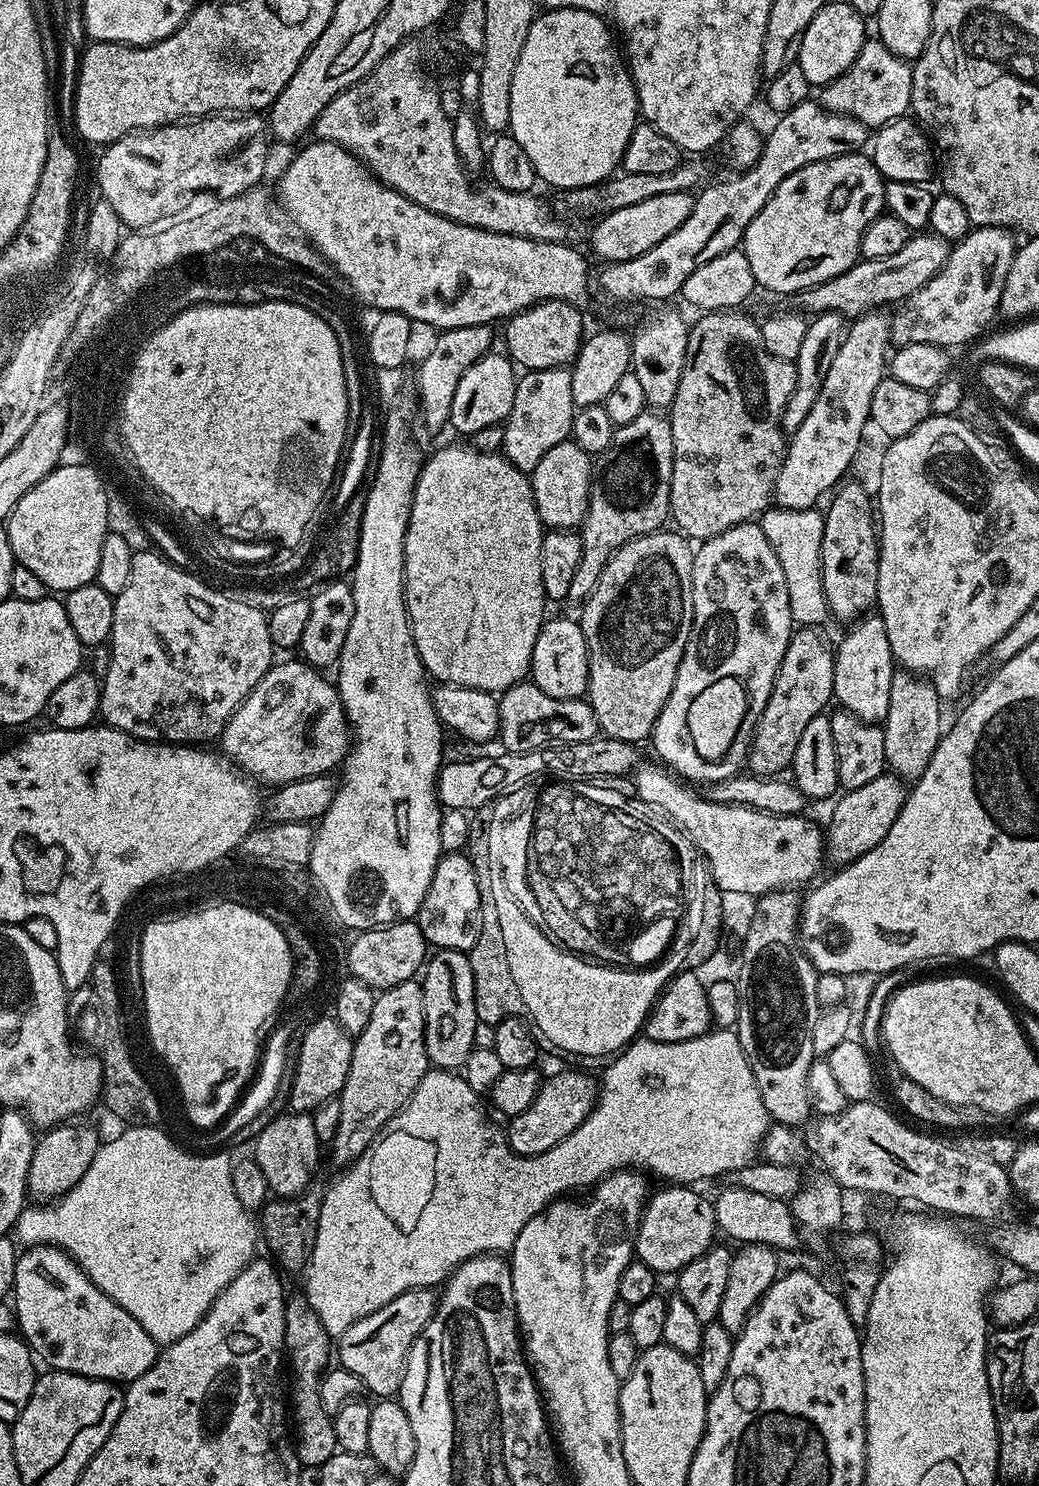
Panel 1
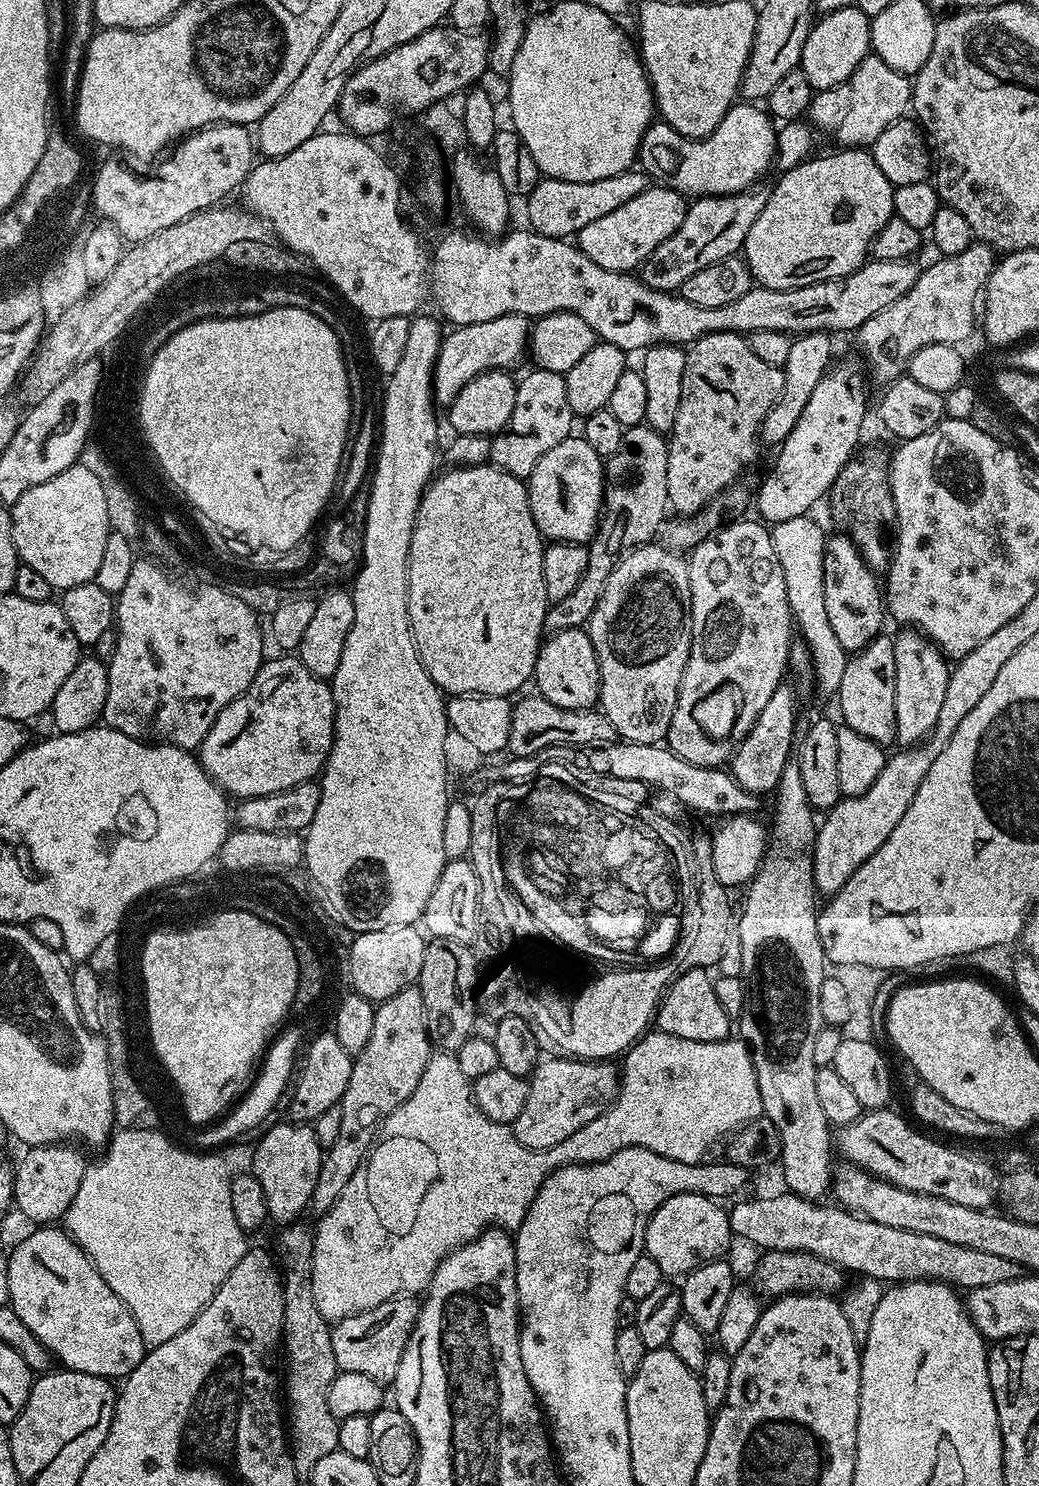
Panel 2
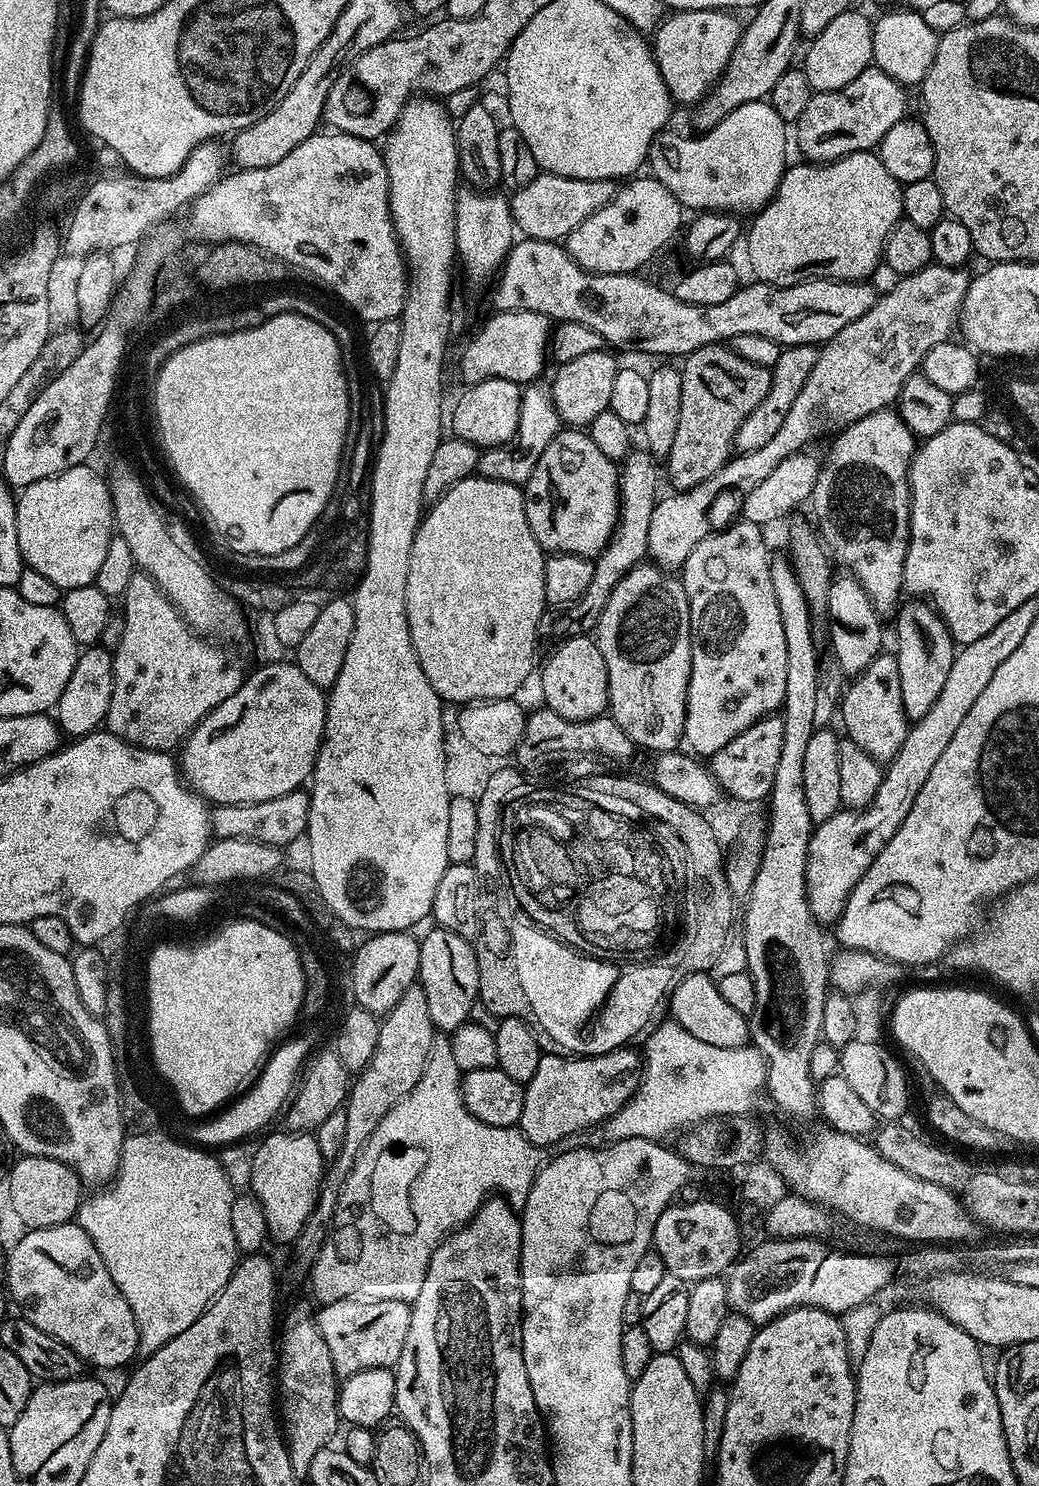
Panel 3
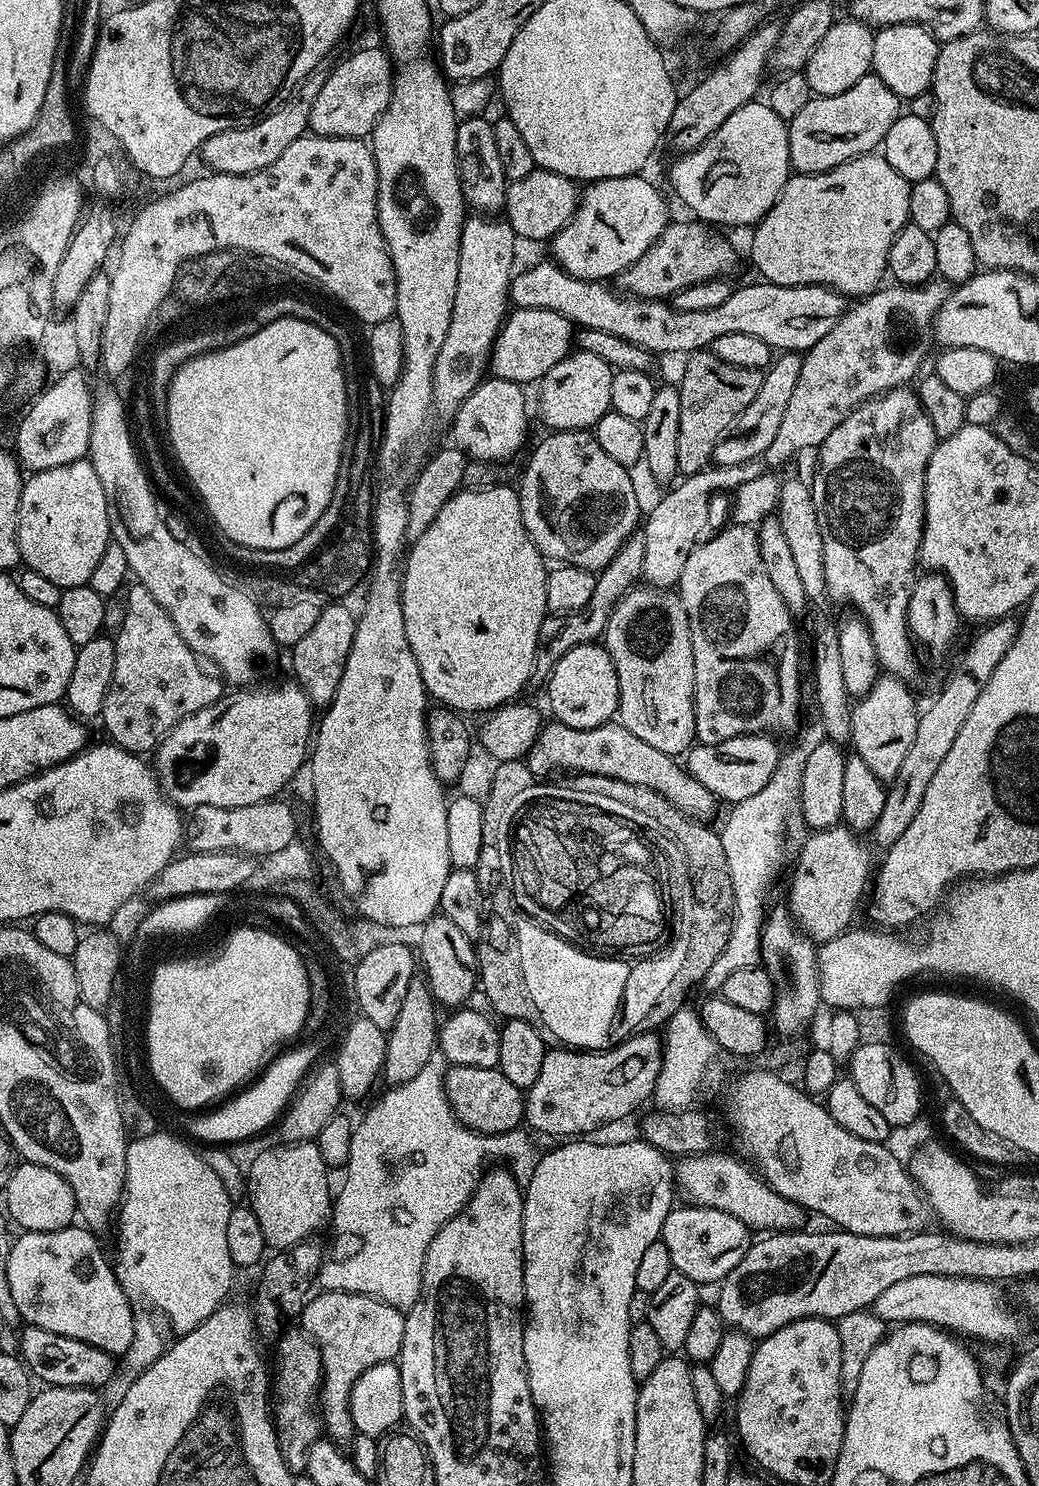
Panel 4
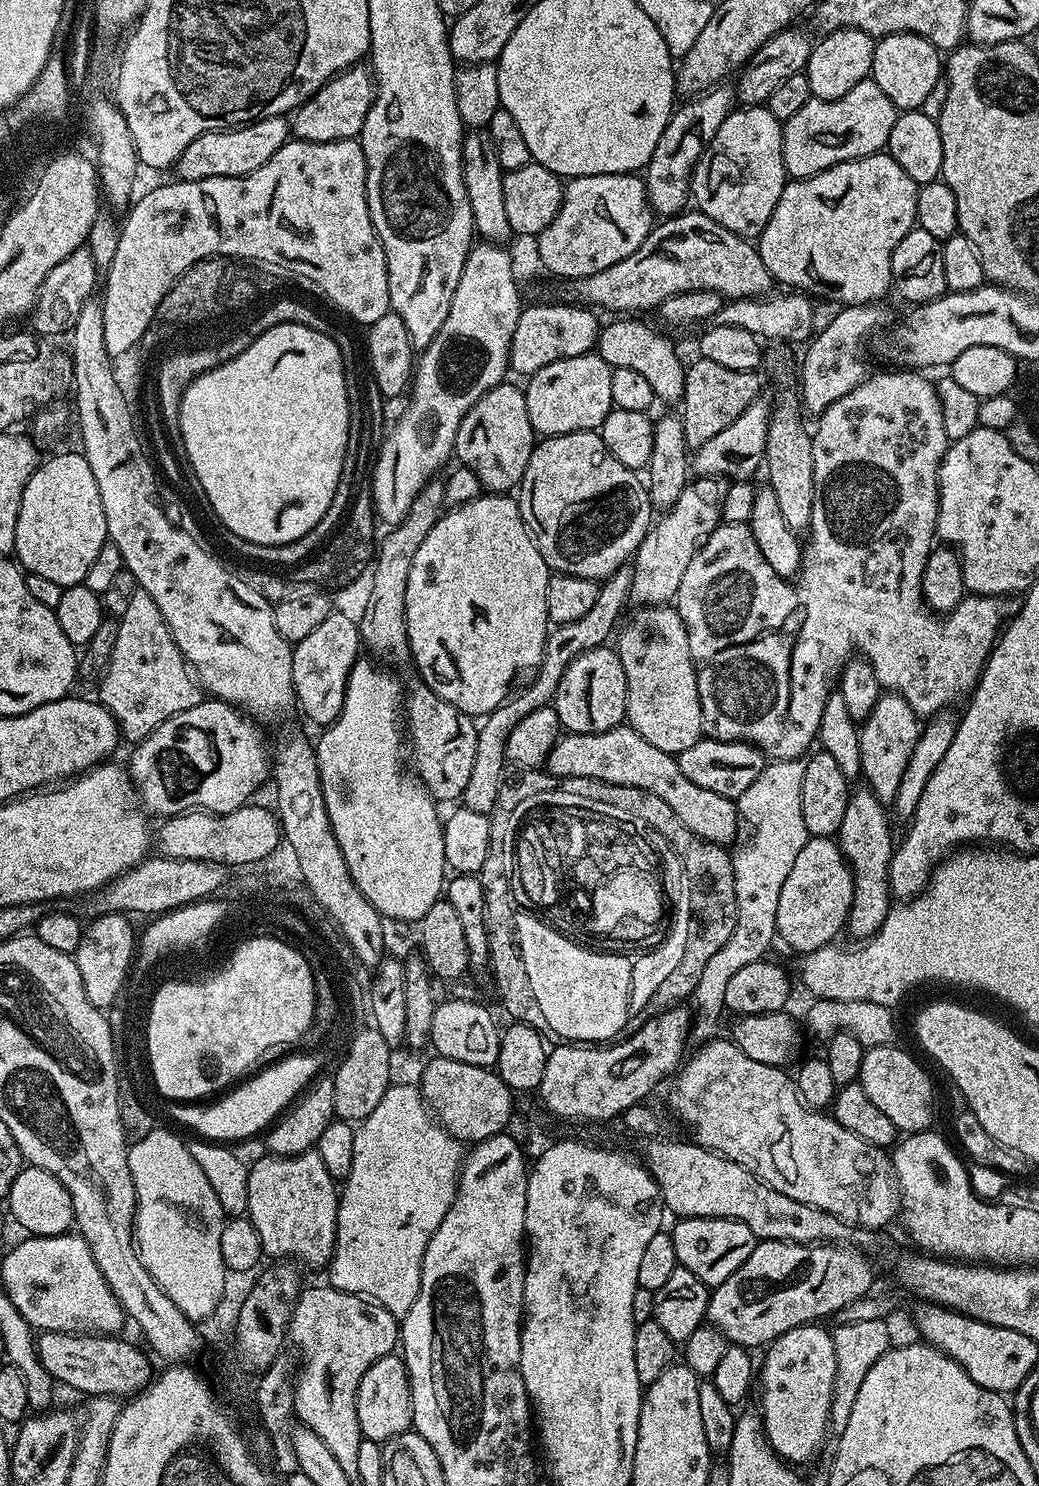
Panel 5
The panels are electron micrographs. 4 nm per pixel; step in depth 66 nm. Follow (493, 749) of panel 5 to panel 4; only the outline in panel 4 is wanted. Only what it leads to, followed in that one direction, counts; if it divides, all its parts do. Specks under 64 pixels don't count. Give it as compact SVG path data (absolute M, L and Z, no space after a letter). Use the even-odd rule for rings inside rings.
M633 534L628 541L610 558L610 562L601 568L594 582L594 594L586 606L577 612L567 614L545 615L540 627L540 637L536 643L536 661L532 667L531 683L540 686L547 685L554 666L558 666L558 658L564 657L574 646L582 646L599 641L606 630L606 622L610 622L610 614L614 614L614 606L618 606L620 599L641 583L644 571L642 565L646 559L646 546L643 535Z

